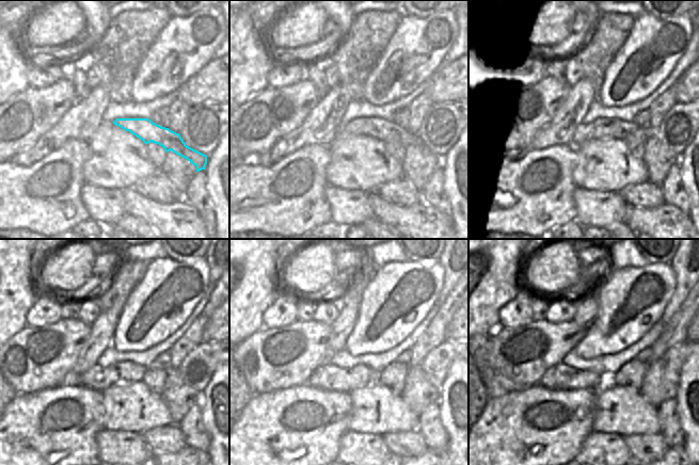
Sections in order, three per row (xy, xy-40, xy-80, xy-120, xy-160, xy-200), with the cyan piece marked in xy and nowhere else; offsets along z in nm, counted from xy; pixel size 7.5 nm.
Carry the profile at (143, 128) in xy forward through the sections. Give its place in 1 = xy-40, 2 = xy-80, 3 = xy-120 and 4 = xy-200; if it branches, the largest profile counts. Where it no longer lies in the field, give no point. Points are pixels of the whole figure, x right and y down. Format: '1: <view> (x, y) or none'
1: xy-40 (383, 130)
2: xy-80 (614, 128)
3: xy-120 (97, 378)
4: xy-200 (560, 377)

